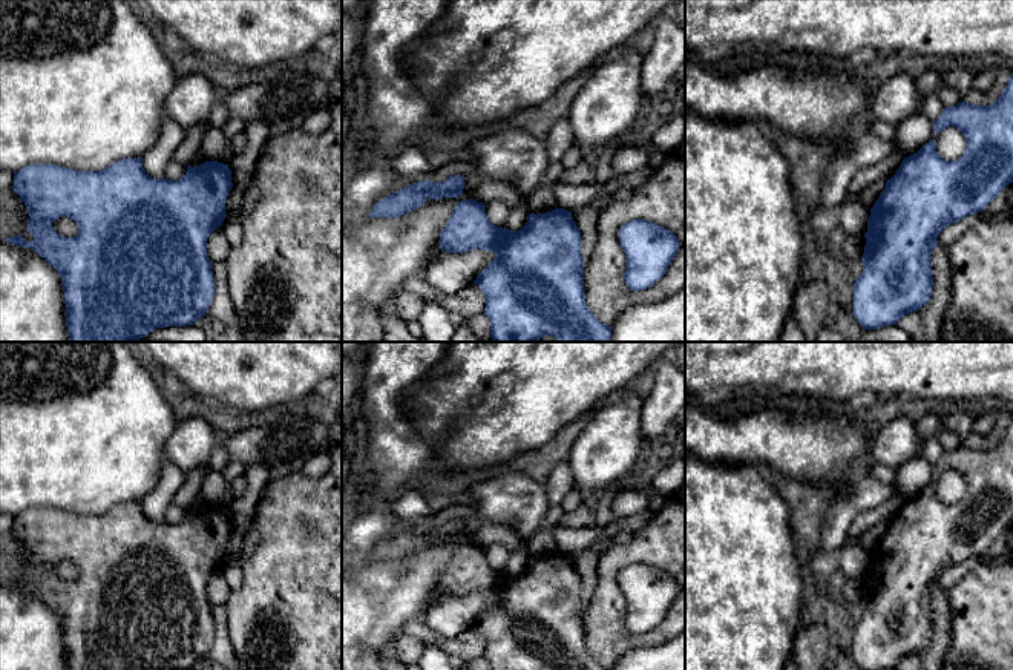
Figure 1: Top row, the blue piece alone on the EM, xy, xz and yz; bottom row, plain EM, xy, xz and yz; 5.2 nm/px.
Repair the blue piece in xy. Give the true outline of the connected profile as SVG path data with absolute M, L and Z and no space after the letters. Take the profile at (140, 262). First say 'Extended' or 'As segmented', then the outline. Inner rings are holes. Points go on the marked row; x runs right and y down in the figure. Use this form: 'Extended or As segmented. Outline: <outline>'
As segmented. Outline: M124 158L100 172L55 164L26 166L14 172L12 189L28 209L28 232L34 241L20 235L5 241L34 250L58 271L69 342L138 342L156 328L193 325L205 316L215 296L207 239L225 219L225 199L231 187L228 164L218 161L187 166L185 175L178 181L149 176L141 158ZM61 216L77 222L77 236L66 238L52 228L52 222Z

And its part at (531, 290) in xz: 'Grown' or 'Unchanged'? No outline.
Unchanged

